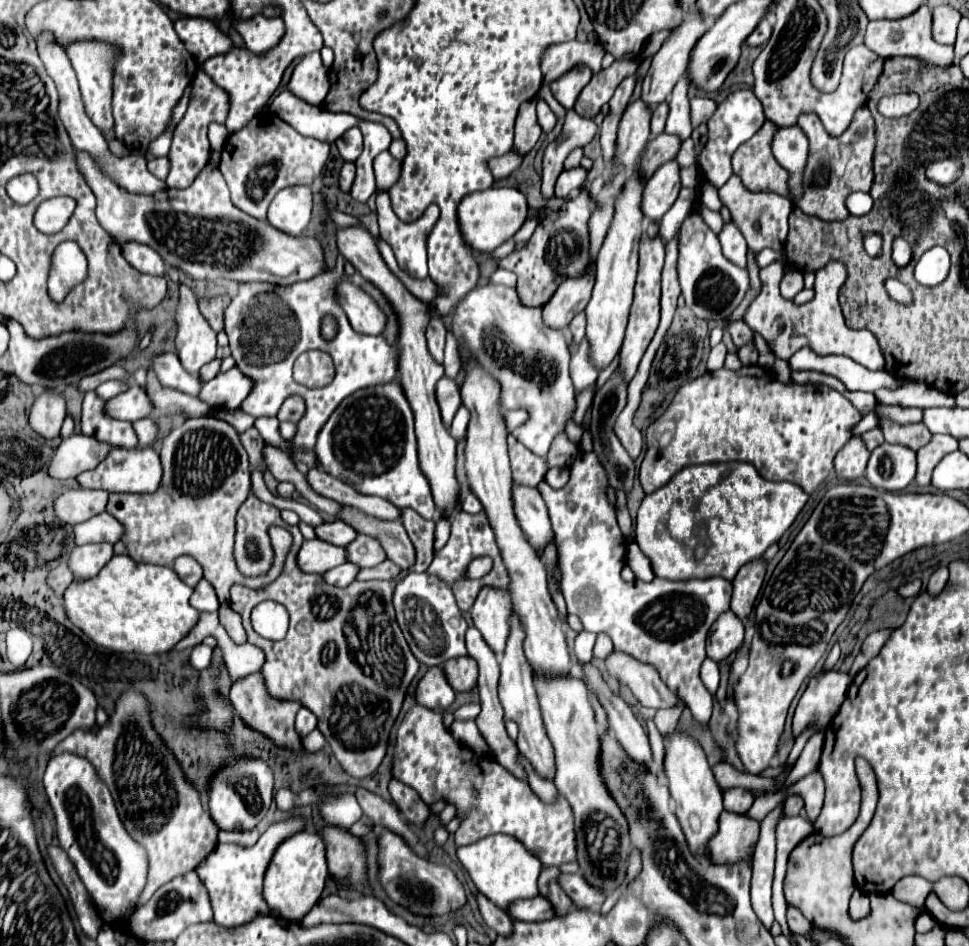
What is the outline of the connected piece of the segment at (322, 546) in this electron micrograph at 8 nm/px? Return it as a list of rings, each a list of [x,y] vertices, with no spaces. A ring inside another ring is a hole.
[[[310,539],[302,543],[296,563],[304,573],[322,575],[328,569],[334,569],[336,565],[346,563],[346,551],[344,547],[336,547],[336,545],[318,541],[318,539]]]

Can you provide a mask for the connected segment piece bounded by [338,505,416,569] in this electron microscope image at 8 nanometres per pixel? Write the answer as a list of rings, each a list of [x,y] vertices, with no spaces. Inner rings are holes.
[[[342,505],[338,519],[350,525],[356,533],[380,541],[382,549],[386,551],[386,557],[394,561],[400,569],[408,569],[414,563],[416,557],[414,545],[408,539],[406,529],[402,527],[400,521],[384,521],[350,505]]]

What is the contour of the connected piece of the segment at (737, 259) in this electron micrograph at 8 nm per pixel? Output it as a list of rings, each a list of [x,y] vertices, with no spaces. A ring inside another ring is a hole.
[[[734,221],[724,223],[722,231],[718,233],[720,245],[722,245],[722,253],[728,261],[732,261],[738,267],[746,267],[746,239],[740,233],[740,229],[736,227]]]

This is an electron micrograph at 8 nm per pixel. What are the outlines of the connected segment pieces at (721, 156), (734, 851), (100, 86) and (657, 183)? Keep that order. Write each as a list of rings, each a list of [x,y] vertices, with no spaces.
[[[738,89],[730,93],[722,103],[718,103],[714,115],[708,119],[708,143],[698,157],[704,179],[714,181],[716,187],[722,187],[732,177],[732,165],[730,165],[732,153],[744,141],[748,141],[762,127],[764,121],[766,117],[762,111],[762,103],[756,99],[756,95],[750,89]]]
[[[724,811],[720,817],[720,831],[714,837],[714,841],[710,841],[714,863],[722,865],[752,857],[754,845],[758,841],[758,831],[760,831],[758,821],[746,815]]]
[[[76,43],[74,47],[70,45],[68,51],[68,59],[72,61],[72,67],[78,75],[80,81],[80,91],[82,91],[82,101],[86,107],[88,117],[92,119],[92,123],[104,133],[112,133],[114,131],[114,117],[112,117],[112,65],[114,65],[114,49],[110,49],[110,45],[102,45],[102,43]]]
[[[668,161],[660,165],[650,177],[644,189],[642,211],[650,221],[660,221],[662,215],[674,205],[680,191],[680,165],[678,161]]]

